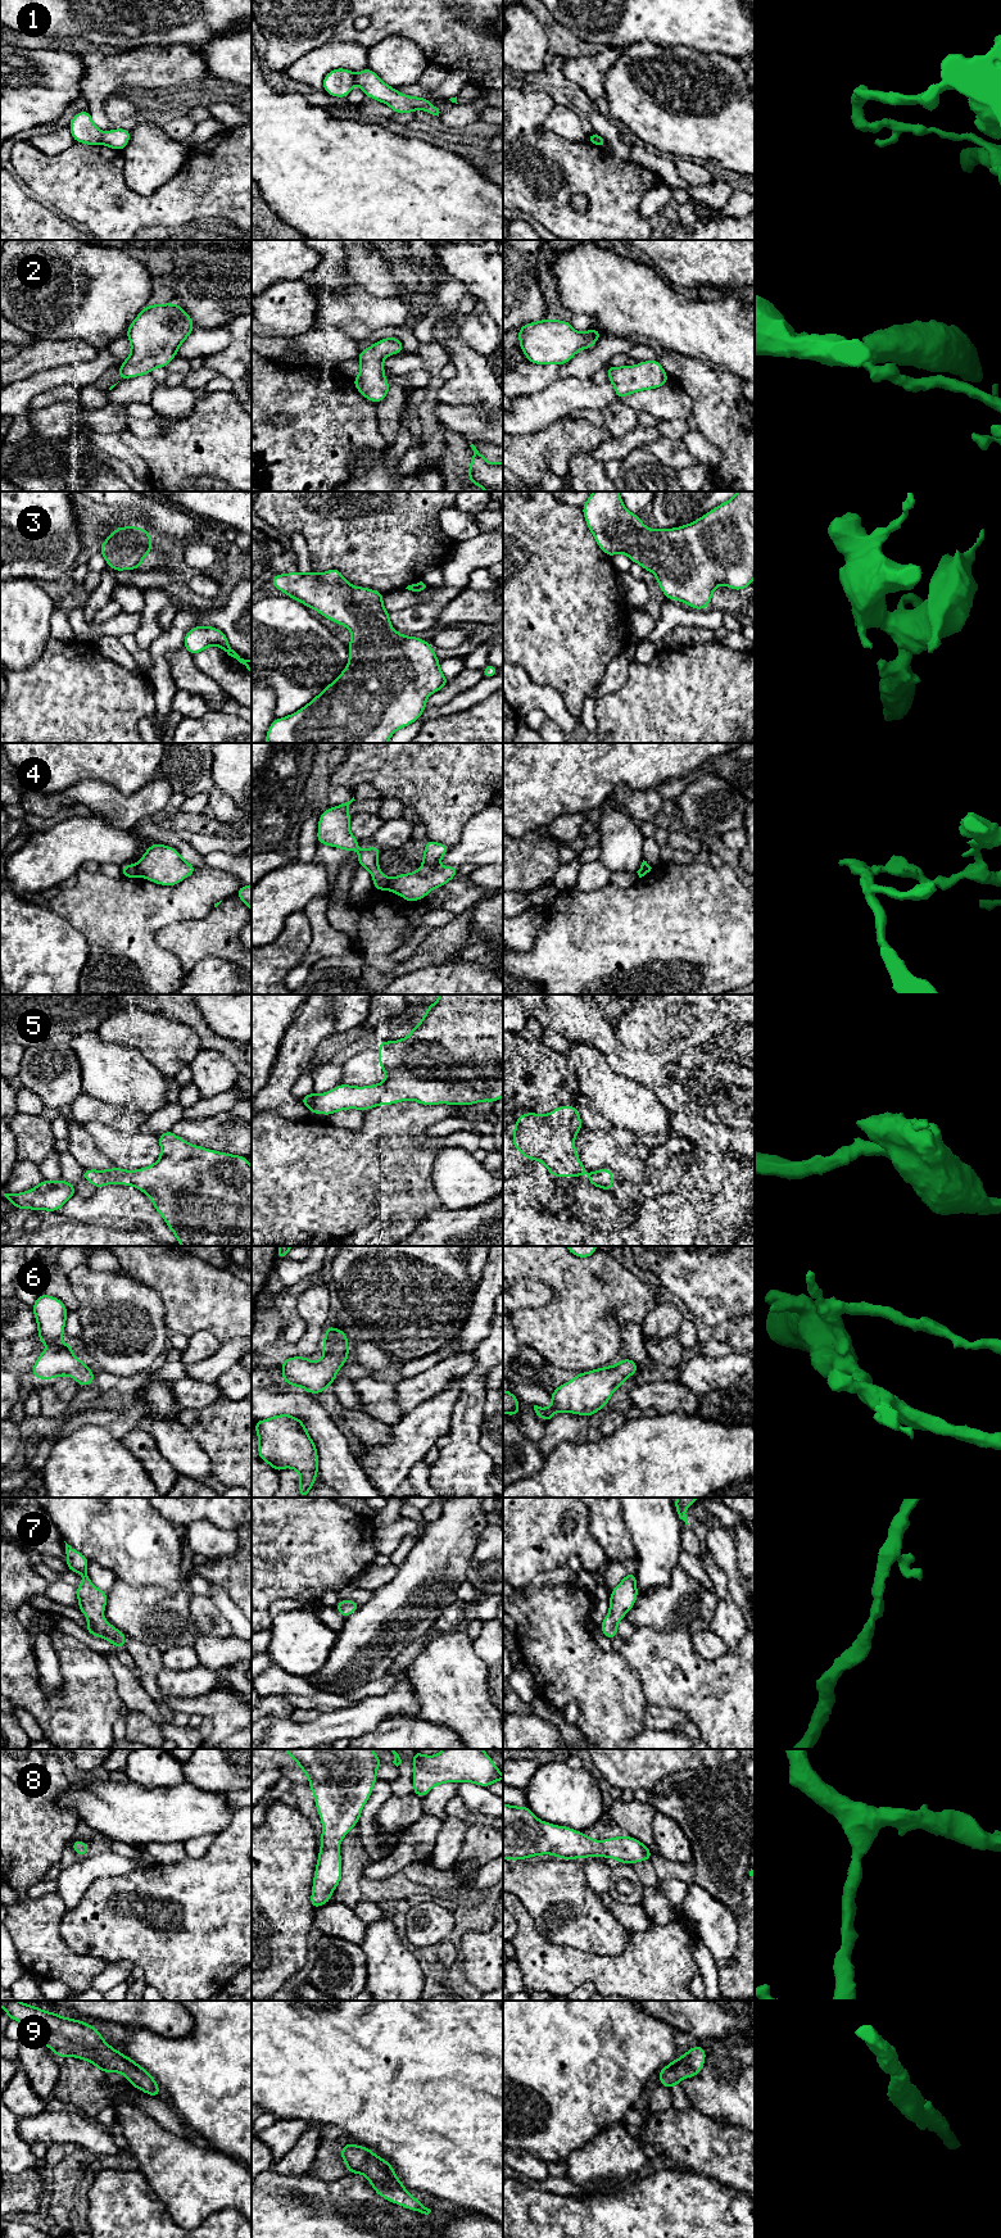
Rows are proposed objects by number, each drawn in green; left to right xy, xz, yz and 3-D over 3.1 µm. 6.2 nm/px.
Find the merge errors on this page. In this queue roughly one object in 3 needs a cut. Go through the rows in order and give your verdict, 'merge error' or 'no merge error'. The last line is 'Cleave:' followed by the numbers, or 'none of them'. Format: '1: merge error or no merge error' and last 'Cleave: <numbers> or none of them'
1: merge error
2: no merge error
3: no merge error
4: merge error
5: no merge error
6: no merge error
7: no merge error
8: no merge error
9: no merge error
Cleave: 1, 4

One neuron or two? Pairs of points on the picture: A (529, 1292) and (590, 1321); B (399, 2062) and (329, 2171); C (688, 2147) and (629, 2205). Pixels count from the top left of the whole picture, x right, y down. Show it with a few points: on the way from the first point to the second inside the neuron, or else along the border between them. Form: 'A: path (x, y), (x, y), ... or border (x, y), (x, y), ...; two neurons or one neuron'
A: border (555, 1290), (555, 1296), (547, 1304), (520, 1309); two neurons
B: border (345, 2137), (352, 2142); two neurons
C: border (675, 2170), (689, 2170), (705, 2177); two neurons

